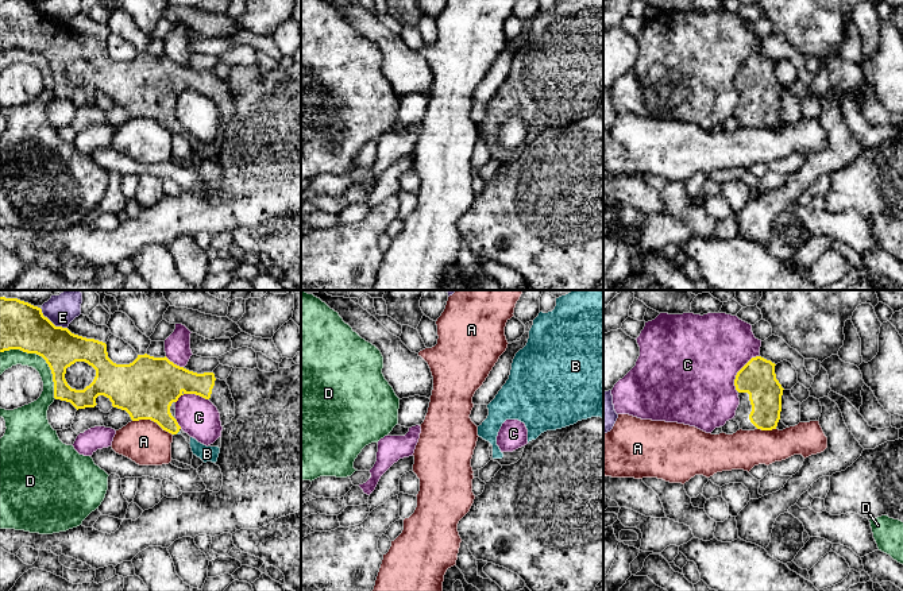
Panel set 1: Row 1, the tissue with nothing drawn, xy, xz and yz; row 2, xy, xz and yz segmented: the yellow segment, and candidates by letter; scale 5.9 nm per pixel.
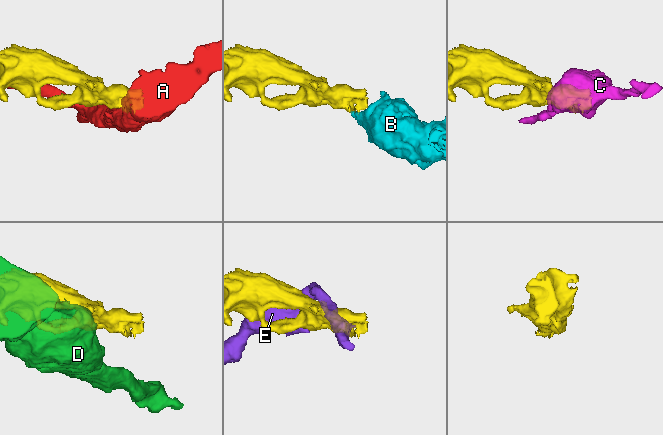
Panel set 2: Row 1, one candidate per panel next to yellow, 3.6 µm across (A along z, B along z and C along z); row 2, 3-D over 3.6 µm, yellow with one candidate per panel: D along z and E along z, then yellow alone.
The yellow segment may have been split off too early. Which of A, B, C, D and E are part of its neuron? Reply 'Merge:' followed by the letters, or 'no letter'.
Merge: B

